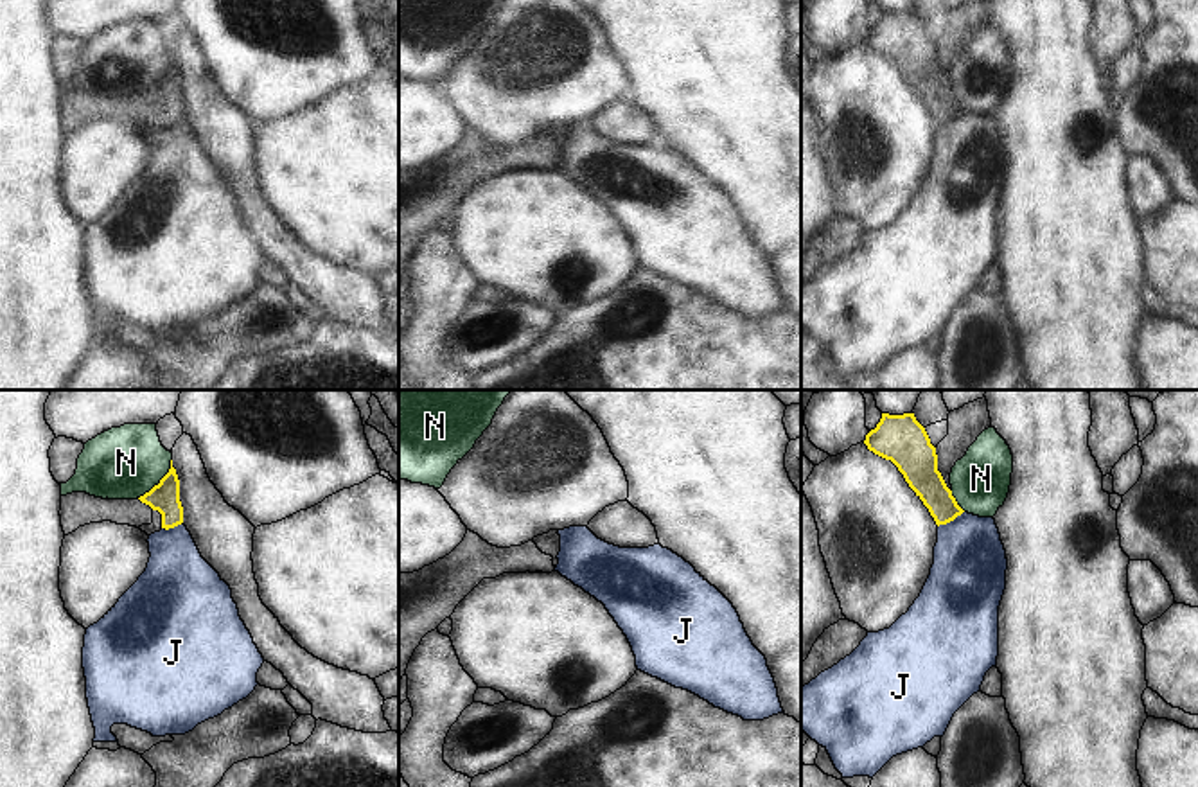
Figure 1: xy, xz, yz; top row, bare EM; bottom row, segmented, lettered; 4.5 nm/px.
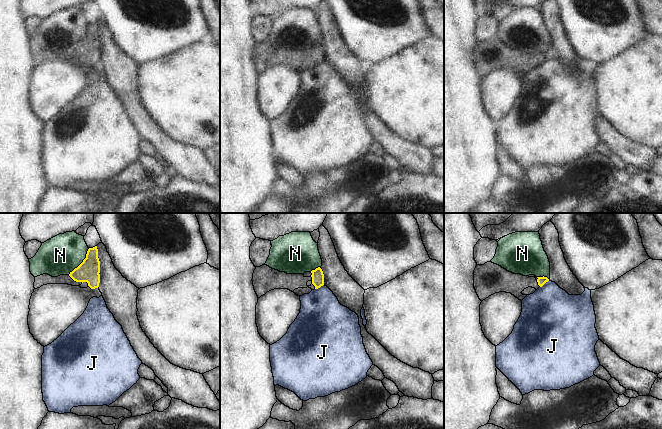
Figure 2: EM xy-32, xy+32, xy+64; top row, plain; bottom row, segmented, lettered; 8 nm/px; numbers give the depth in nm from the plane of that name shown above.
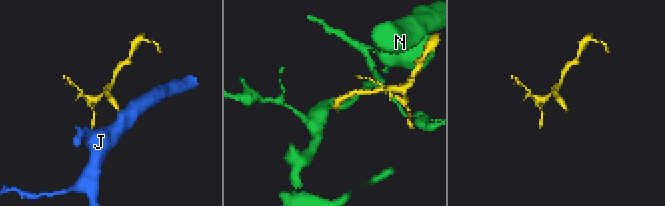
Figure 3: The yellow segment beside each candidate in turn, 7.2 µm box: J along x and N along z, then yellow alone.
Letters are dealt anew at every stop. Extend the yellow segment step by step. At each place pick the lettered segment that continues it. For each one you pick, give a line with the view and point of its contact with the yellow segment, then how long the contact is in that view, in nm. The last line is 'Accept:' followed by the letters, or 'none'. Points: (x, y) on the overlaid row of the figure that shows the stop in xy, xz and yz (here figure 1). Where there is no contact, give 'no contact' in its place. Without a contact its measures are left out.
Accept: none

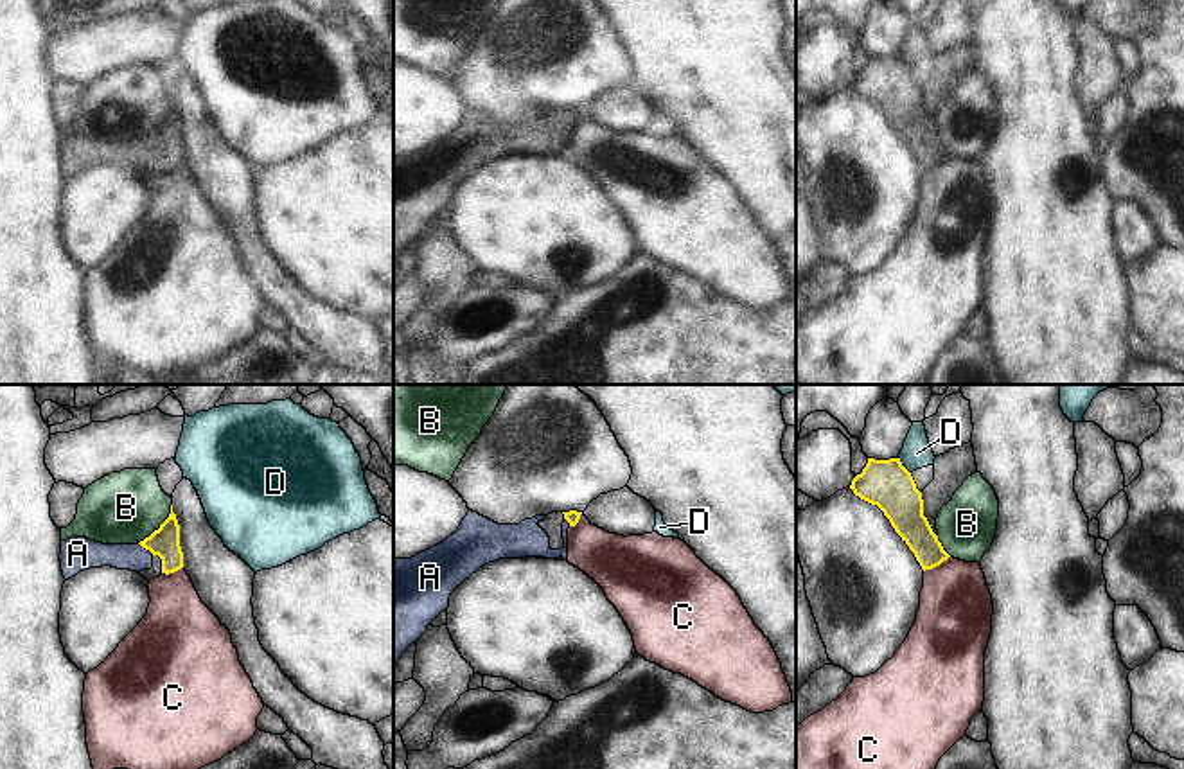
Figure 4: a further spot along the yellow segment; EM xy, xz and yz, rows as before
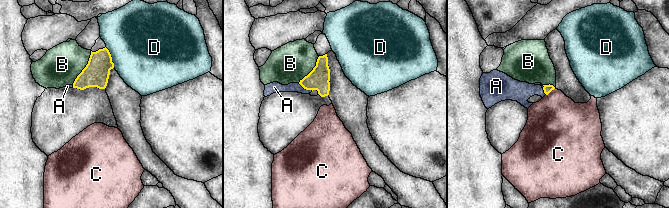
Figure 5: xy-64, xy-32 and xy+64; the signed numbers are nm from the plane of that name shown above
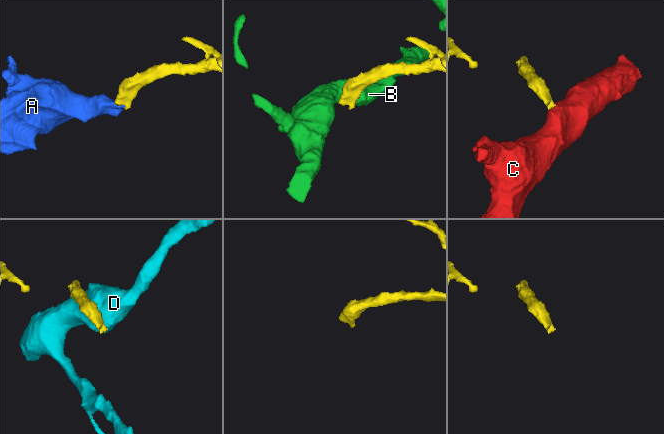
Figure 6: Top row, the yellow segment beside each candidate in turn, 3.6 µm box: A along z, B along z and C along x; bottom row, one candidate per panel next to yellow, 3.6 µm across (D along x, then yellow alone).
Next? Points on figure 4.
A: meets yellow in xy at (146, 548); contact 90 nm long
Accept: A

